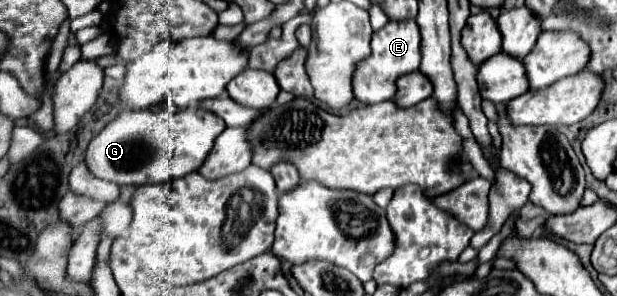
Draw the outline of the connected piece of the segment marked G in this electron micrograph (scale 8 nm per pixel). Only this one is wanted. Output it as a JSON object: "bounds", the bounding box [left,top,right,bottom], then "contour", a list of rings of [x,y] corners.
{"bounds":[86,103,224,185],"contour":[[[166,103],[150,109],[122,111],[90,141],[86,149],[86,165],[96,177],[116,185],[166,183],[200,169],[214,147],[216,137],[224,129],[224,121],[202,107],[178,109]]]}

